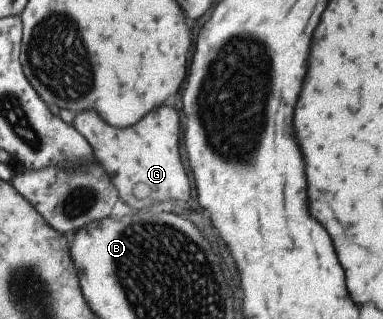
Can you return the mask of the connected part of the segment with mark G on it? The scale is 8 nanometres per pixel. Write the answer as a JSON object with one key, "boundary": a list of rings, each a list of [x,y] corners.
{"boundary":[[[162,105],[160,109],[148,113],[144,121],[138,121],[138,125],[136,127],[132,125],[130,129],[110,127],[92,111],[84,111],[78,115],[74,113],[69,124],[86,139],[86,143],[92,149],[93,157],[100,163],[116,188],[117,197],[133,211],[138,209],[150,211],[154,203],[168,199],[188,201],[190,183],[178,153],[180,117],[174,109]]]}

